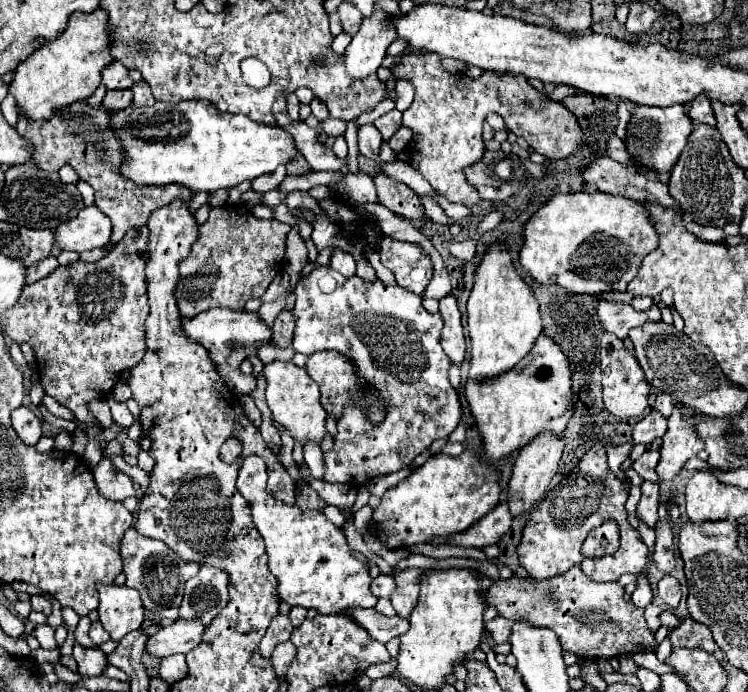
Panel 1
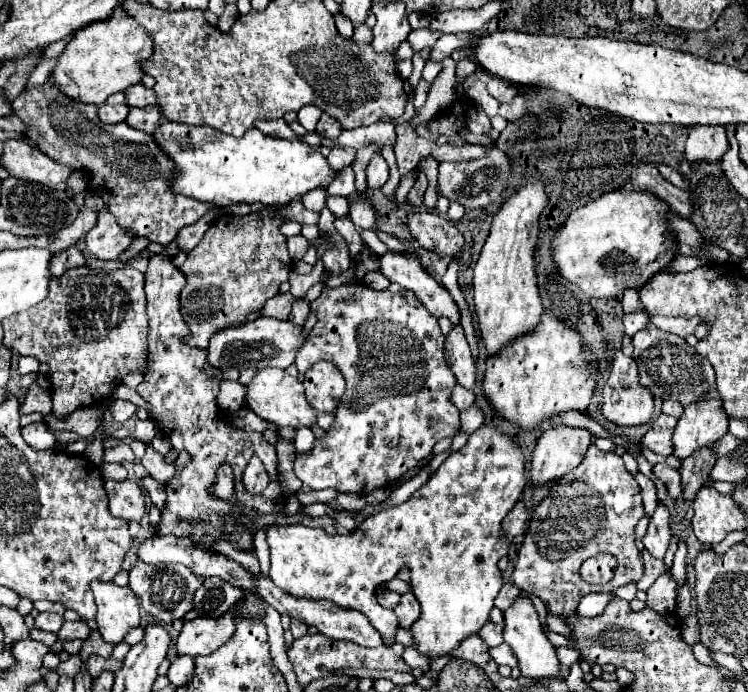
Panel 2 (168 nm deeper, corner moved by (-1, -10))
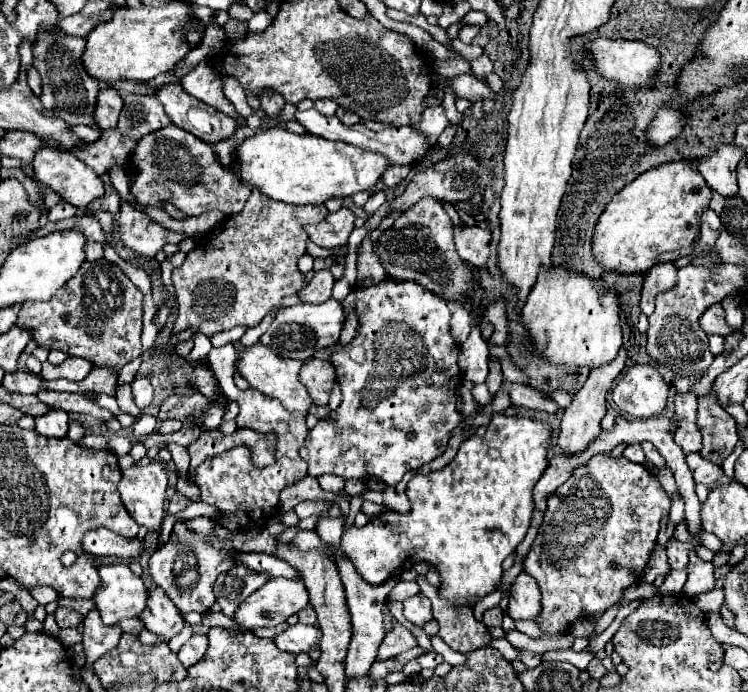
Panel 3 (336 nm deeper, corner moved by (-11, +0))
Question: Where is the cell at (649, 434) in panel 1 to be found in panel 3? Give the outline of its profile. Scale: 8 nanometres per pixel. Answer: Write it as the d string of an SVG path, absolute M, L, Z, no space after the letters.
M677 394L675 396L675 430L673 430L673 440L685 454L701 450L701 434L697 430L697 398L693 394Z

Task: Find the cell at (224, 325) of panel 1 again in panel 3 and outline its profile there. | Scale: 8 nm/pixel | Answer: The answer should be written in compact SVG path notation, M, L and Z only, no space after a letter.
M329 298L323 304L295 304L295 306L281 308L277 312L271 328L261 336L259 342L271 348L277 348L277 356L305 360L305 358L311 358L315 350L323 350L333 342L337 342L343 322L345 322L345 314L339 300Z

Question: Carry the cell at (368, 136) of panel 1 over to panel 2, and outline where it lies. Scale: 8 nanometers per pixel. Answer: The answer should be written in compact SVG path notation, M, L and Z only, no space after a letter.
M375 156L367 166L367 184L369 188L381 188L389 178L389 168L383 156Z

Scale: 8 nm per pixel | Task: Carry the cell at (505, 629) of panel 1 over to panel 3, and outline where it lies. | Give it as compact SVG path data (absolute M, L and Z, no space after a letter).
M499 606L489 608L489 610L485 610L485 614L483 614L483 622L485 622L487 626L501 626L501 618L503 618L503 610L501 610Z

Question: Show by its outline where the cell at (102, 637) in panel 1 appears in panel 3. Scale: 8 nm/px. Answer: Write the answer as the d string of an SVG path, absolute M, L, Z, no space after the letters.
M91 610L85 620L85 630L83 630L83 652L85 652L85 670L93 670L95 660L99 660L105 652L117 648L121 640L121 626L105 626L101 622L99 610Z

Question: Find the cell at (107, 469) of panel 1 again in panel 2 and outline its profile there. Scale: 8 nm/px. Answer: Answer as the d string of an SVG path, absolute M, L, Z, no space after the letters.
M107 480L105 490L109 494L109 512L127 522L141 522L145 514L145 494L143 488L133 480Z

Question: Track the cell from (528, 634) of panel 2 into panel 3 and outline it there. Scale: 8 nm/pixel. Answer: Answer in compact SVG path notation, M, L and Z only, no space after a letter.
M521 572L515 578L515 584L511 588L509 596L509 608L507 614L517 620L531 620L535 622L541 614L541 590L537 582L527 576L527 572Z

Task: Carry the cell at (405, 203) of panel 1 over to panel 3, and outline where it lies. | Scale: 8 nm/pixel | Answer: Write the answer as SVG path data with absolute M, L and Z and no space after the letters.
M461 226L453 228L455 232L455 248L461 260L473 266L485 266L489 258L489 240L491 232L481 226Z

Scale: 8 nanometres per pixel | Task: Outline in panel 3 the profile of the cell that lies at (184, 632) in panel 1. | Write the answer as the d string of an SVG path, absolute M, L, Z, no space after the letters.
M271 578L235 610L233 622L247 630L259 626L277 626L291 614L305 608L307 602L309 596L303 580Z

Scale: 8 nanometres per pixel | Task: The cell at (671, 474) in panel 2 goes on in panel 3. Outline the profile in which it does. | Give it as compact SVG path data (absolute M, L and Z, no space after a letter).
M687 454L685 460L687 460L689 470L693 472L695 484L705 484L707 488L715 488L715 486L717 486L717 482L719 482L721 476L723 476L721 466L703 460L699 454Z

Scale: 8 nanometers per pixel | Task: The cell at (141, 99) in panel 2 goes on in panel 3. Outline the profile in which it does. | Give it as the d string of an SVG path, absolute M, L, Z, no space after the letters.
M179 82L161 86L155 96L161 100L167 116L175 126L191 132L207 144L227 140L235 132L233 118L187 94Z

